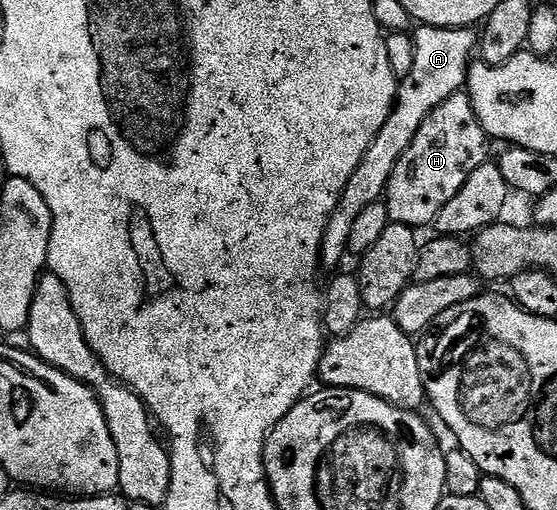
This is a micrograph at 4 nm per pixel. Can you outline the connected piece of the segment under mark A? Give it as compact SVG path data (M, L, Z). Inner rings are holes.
M422 25L415 32L413 30L415 59L412 71L401 78L394 110L388 115L384 127L380 127L380 135L376 135L368 151L364 151L360 167L352 171L352 179L348 179L340 195L340 203L336 203L336 211L332 211L328 219L322 246L318 249L318 260L323 270L338 271L343 268L342 260L350 253L348 239L352 236L352 226L367 207L372 207L372 203L385 198L386 188L392 179L392 171L396 171L400 155L408 151L408 143L412 143L416 131L420 131L420 123L424 123L424 119L428 119L428 115L433 109L440 107L444 99L459 92L467 84L472 58L476 53L474 32L475 30L470 27L437 29L435 25Z

